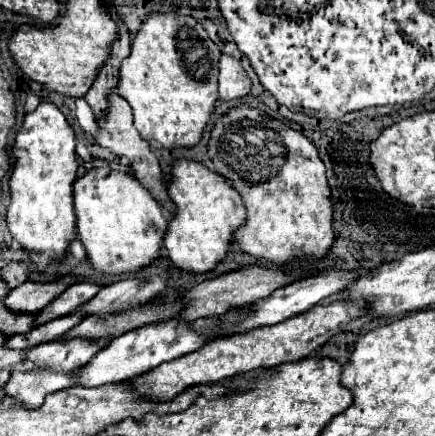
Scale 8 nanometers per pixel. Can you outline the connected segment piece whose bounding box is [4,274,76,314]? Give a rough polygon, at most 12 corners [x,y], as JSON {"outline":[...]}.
{"outline":[[66,274],[54,282],[24,282],[10,290],[10,310],[38,314],[76,278]]}

